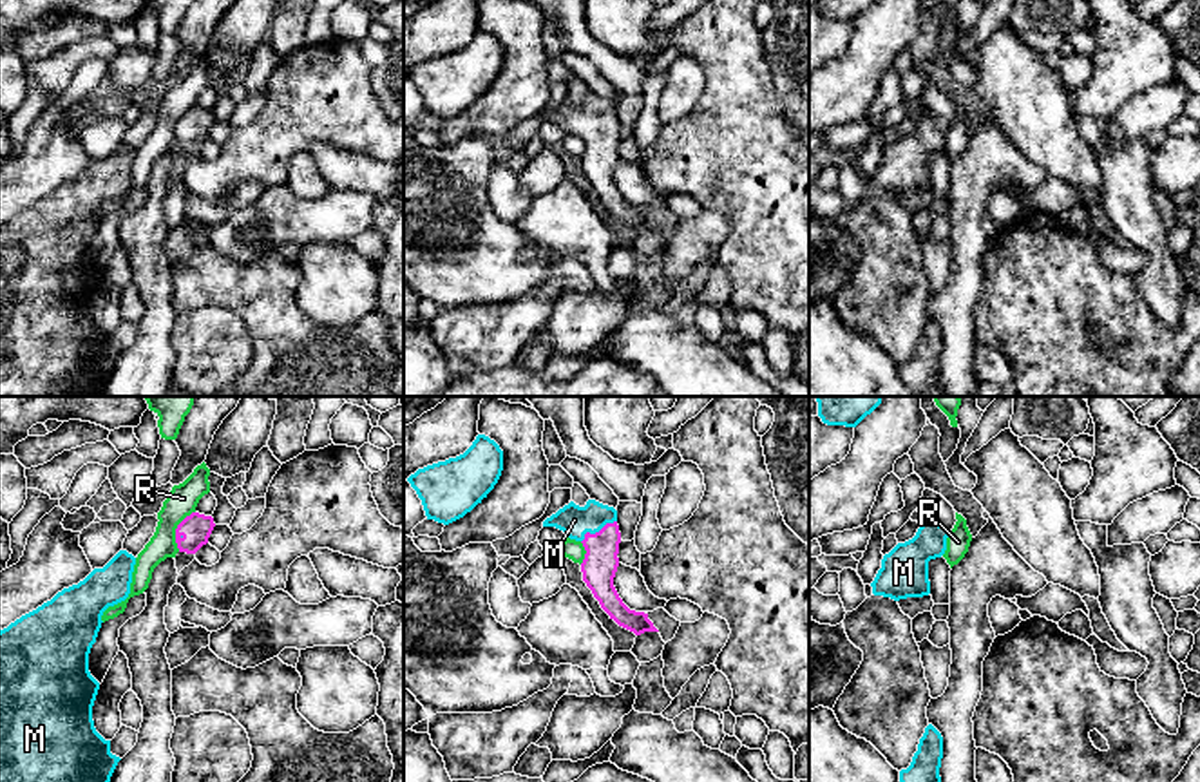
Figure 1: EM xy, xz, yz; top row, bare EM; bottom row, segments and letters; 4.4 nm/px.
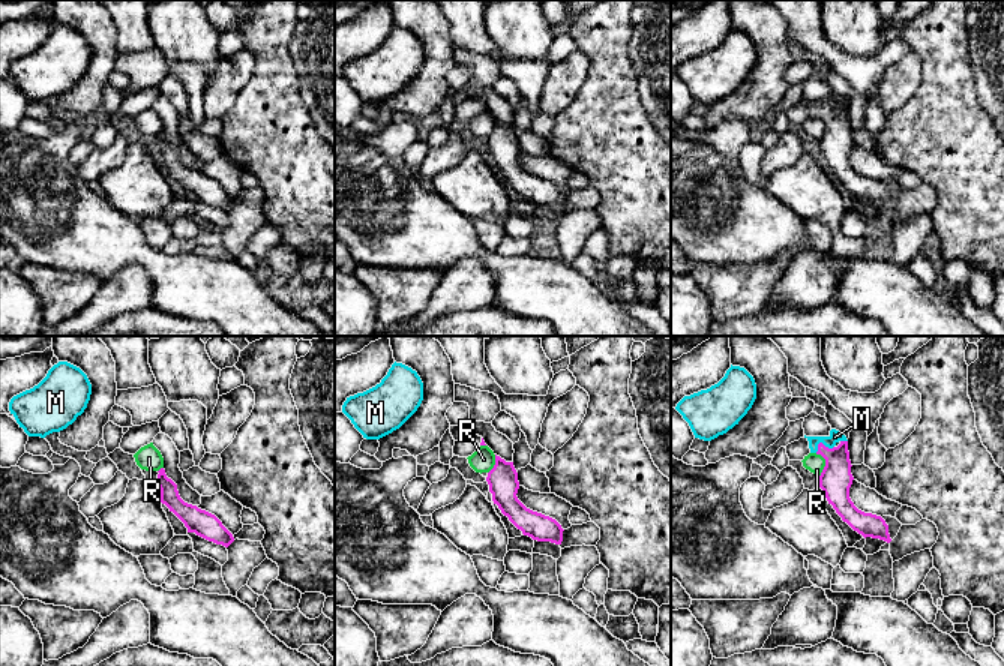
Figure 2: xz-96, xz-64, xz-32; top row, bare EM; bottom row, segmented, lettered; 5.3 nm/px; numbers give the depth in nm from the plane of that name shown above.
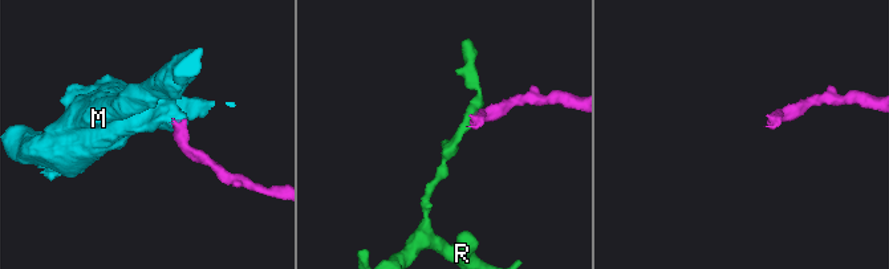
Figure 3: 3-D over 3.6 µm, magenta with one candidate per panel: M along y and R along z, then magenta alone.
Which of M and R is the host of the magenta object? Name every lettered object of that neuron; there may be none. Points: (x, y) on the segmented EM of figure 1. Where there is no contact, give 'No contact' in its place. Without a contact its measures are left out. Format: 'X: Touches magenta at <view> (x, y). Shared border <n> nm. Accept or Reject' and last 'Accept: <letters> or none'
M: Touches magenta at xz (596, 533). Shared border 190 nm. Accept
R: Touches magenta at xy (176, 531). Shared border 200 nm. Reject
Accept: M

